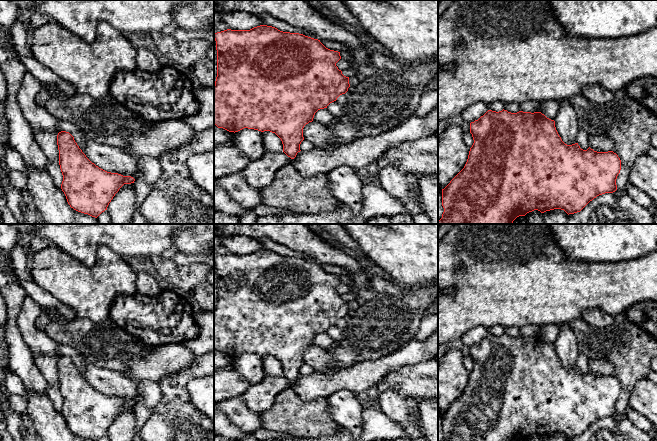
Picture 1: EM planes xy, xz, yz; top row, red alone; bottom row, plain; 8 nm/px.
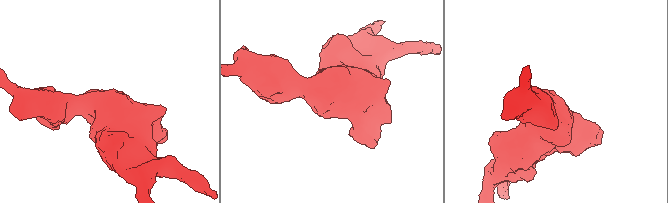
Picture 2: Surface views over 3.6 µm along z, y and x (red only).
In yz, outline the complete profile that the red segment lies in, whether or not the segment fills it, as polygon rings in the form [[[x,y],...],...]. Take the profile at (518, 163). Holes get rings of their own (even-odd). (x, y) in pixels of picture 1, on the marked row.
[[[488,110],[478,120],[470,123],[470,133],[474,143],[470,148],[467,162],[464,168],[442,189],[442,206],[444,212],[438,224],[512,224],[519,216],[525,216],[527,213],[538,210],[541,213],[546,211],[561,209],[568,215],[580,212],[590,201],[599,195],[613,193],[617,190],[616,179],[621,170],[621,160],[613,151],[597,152],[590,147],[587,150],[580,148],[578,143],[567,145],[559,136],[555,121],[547,118],[541,112],[523,112],[511,113],[507,110],[499,112]]]

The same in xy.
[[[66,131],[57,135],[59,165],[63,175],[61,189],[67,202],[74,210],[97,218],[107,207],[115,194],[124,184],[134,183],[131,176],[107,172],[92,163],[79,148],[74,137]]]

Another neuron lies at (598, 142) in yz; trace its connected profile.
[[[603,134],[589,135],[589,147],[597,152],[612,151],[614,146],[613,140]]]

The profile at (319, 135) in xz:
[[[316,121],[309,122],[303,128],[304,140],[311,142],[316,148],[330,145],[334,142],[334,134],[325,126]]]

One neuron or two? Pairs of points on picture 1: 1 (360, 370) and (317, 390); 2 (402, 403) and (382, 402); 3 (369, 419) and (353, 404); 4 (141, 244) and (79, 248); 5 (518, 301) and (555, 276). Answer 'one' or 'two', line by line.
1: one
2: one
3: two
4: one
5: one

